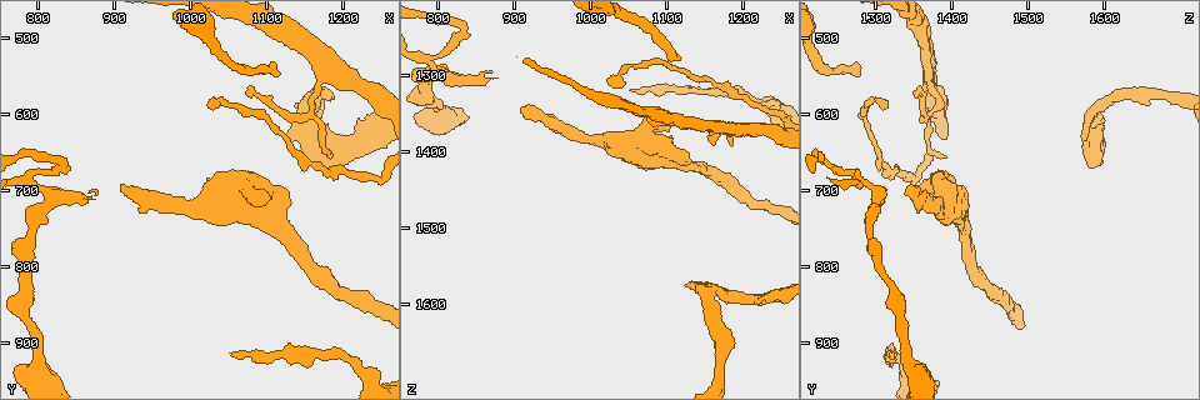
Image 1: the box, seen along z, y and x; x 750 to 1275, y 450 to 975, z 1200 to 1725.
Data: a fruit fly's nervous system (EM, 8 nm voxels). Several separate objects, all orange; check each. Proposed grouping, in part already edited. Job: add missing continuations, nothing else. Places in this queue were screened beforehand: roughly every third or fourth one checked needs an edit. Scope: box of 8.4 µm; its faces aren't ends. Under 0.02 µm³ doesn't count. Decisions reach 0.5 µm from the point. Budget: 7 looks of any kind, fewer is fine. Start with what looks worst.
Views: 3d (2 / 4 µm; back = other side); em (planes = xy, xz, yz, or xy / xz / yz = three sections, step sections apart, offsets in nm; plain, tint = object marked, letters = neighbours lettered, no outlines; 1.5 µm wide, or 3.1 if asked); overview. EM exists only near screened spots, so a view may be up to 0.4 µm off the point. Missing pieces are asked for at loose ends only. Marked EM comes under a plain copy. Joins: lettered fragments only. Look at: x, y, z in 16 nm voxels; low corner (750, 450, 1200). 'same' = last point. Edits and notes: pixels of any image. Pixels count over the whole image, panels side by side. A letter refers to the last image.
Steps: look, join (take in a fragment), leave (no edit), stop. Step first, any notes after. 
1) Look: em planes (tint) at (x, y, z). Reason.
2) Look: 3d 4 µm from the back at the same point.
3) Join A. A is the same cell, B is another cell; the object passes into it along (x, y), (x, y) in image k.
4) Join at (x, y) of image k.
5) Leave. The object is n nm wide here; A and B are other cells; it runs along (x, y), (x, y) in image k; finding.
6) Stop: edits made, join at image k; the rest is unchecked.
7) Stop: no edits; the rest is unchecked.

Look: 3d 2 µm at (1110, 545, 1280). Thin end.

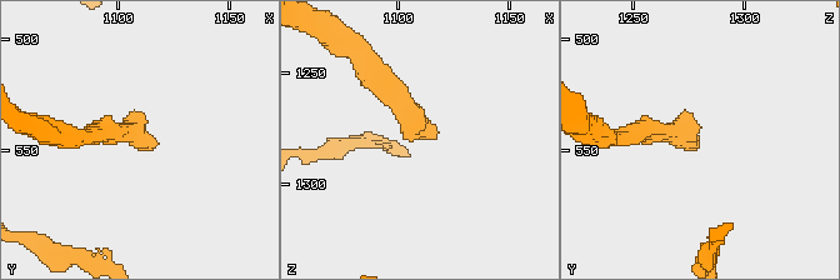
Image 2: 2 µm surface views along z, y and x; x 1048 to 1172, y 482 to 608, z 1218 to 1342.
Look: em planes (letters) at (1115, 547, 1280).

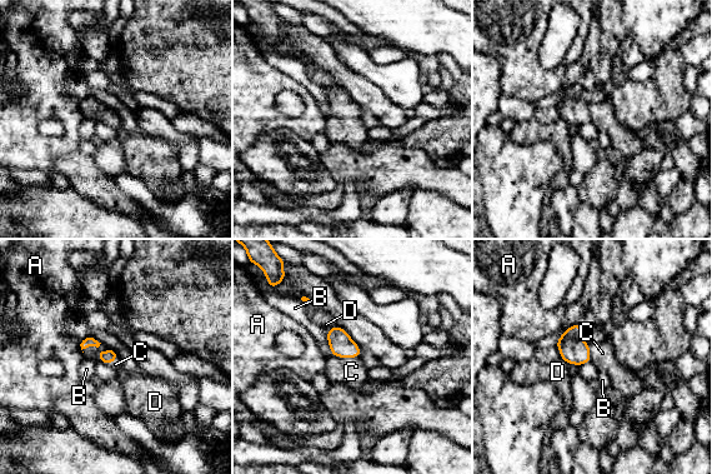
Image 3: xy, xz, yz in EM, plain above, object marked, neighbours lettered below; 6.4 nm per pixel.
Join C. C is the same cell, A, B and D are other cells; the object passes into it along (108, 357), (95, 345), (91, 352) in image 3; the neuron continues.

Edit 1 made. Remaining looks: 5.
Look: em planes (letters) at (870, 710, 1300). An open end.

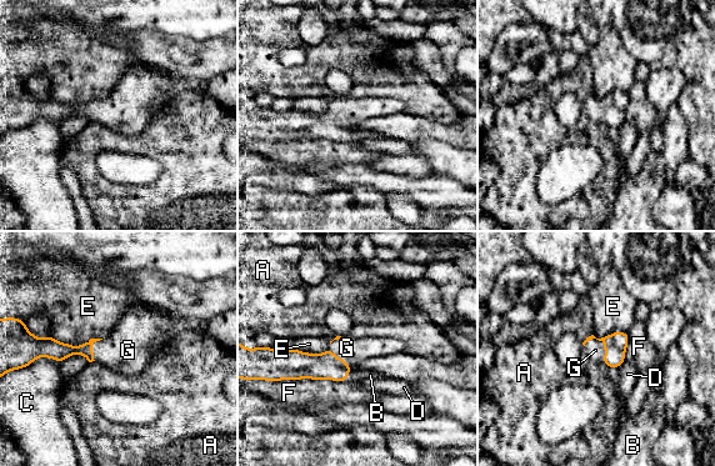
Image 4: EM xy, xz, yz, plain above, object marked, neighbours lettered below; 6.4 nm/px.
Join G. The longest contact is with F, 400 nm; G is the same cell, A, B, C, D, E and F are other cells; the neuron continues.

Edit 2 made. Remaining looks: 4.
Look: overview. See it whole again.

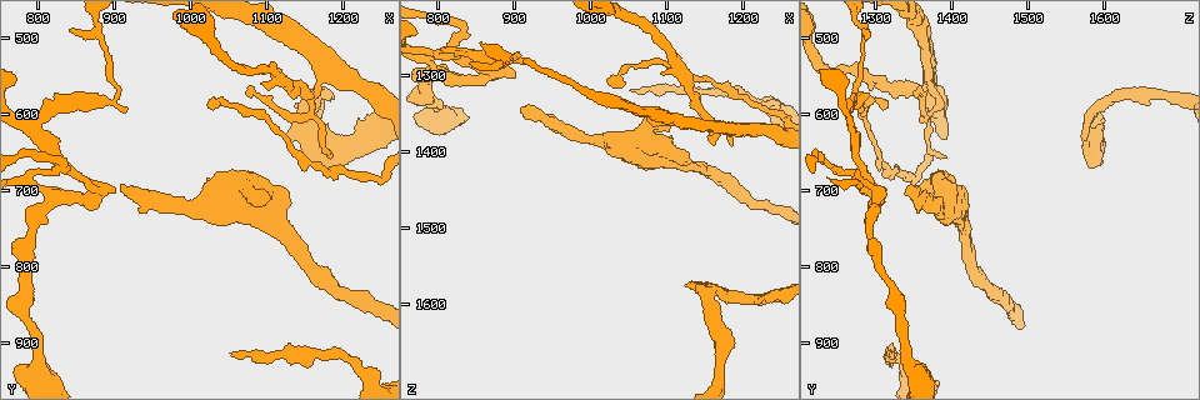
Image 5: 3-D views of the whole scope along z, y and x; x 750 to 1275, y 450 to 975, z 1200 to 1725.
Look: 3d 2 µm at (1185, 655, 1390). Tapers out.

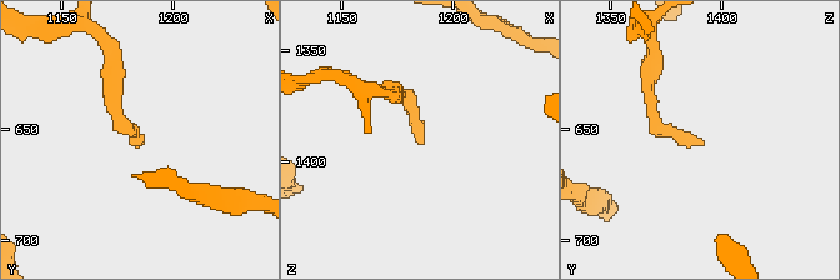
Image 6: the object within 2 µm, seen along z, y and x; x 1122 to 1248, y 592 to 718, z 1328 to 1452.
Look: em planes (letters) at (1186, 655, 1391).

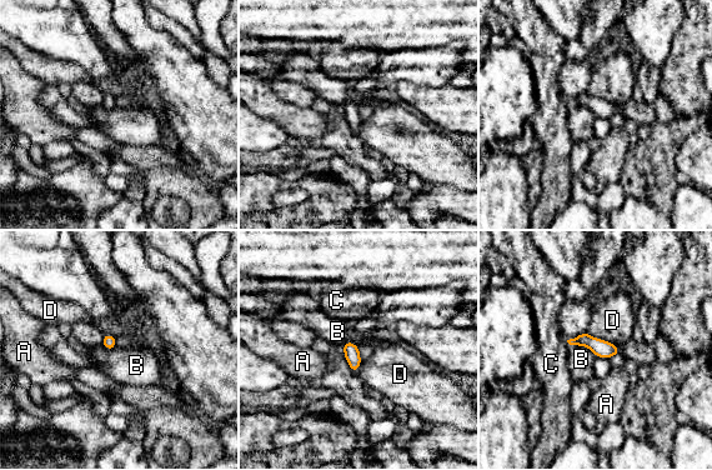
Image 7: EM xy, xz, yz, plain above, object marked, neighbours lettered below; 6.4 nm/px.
Leave. A, B, C and D are other cells; no lettered fragment goes on from it.

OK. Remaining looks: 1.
Stop: edits made, join at image 3, join at image 4; the rest is unchecked.

